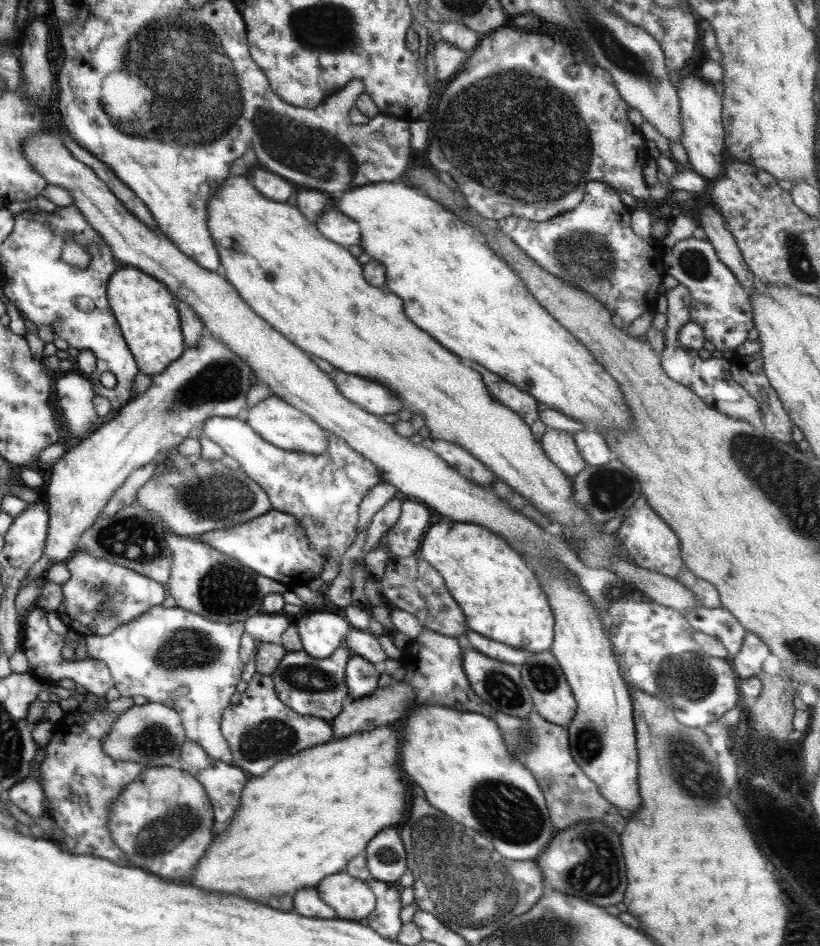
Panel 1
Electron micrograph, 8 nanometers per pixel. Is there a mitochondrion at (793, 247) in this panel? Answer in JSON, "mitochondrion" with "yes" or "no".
{"mitochondrion":"yes"}

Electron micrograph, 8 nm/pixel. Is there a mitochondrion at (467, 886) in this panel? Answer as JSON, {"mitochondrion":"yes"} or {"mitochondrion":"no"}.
{"mitochondrion":"yes"}

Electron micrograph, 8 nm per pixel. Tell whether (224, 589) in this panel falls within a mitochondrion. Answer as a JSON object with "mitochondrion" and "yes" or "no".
{"mitochondrion":"yes"}

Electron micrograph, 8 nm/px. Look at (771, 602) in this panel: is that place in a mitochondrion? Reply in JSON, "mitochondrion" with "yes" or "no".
{"mitochondrion":"no"}

